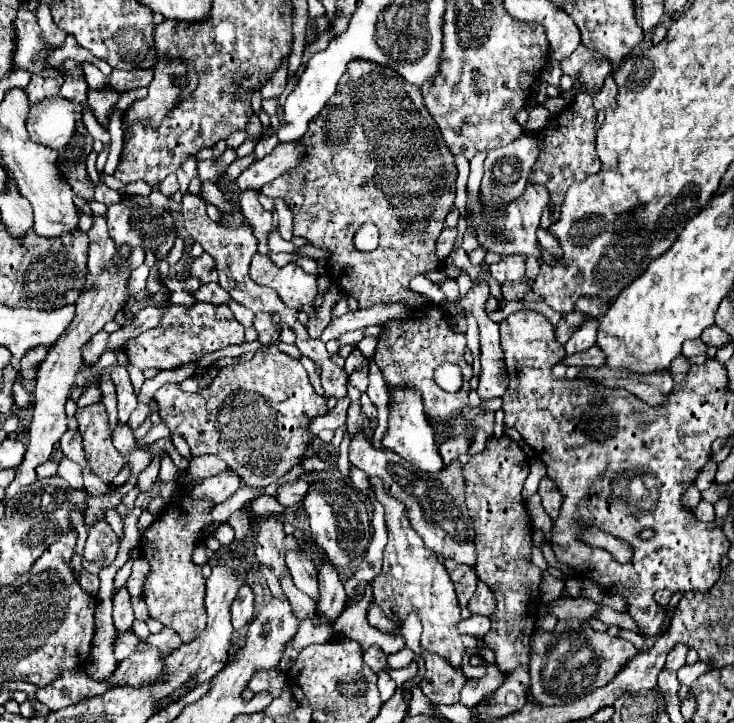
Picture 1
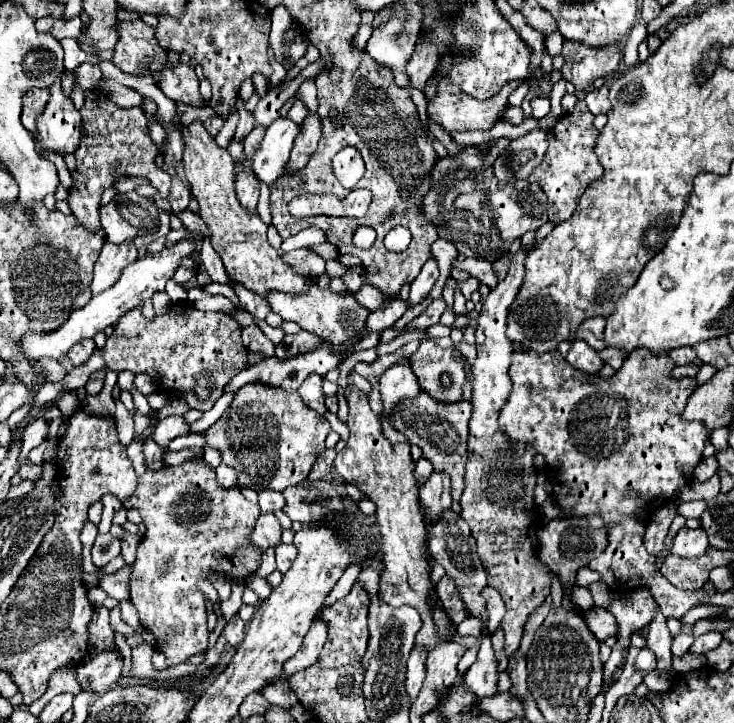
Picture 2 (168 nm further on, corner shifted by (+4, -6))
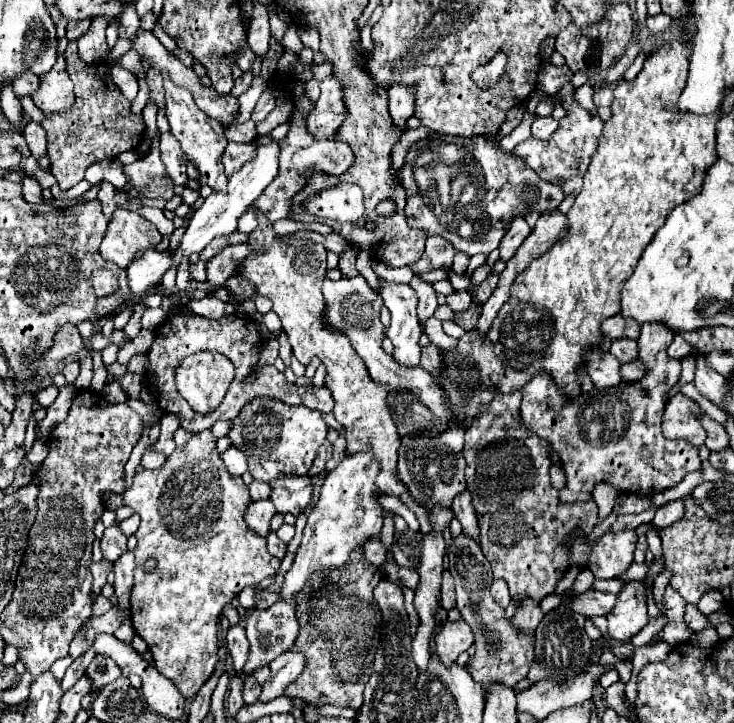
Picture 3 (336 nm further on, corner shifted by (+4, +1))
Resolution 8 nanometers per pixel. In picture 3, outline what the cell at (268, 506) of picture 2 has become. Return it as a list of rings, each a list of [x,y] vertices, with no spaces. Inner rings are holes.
[[[254,480],[248,488],[250,488],[252,500],[266,500],[266,498],[270,498],[270,494],[272,494],[270,484],[264,484],[264,482],[256,482],[256,480]]]

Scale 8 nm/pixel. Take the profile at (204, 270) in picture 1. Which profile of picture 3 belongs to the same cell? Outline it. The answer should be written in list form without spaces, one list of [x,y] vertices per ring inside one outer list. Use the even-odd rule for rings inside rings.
[[[244,244],[226,246],[222,252],[218,252],[212,260],[206,262],[206,278],[208,282],[218,288],[222,286],[232,274],[236,274],[236,264],[248,254],[248,248]]]

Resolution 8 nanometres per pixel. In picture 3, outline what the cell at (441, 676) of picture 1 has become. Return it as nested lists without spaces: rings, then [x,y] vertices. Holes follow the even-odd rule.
[[[458,620],[458,622],[446,622],[444,628],[434,636],[434,642],[436,642],[436,656],[440,658],[440,662],[452,664],[462,652],[466,652],[472,646],[474,636],[468,624],[464,624],[464,620]]]

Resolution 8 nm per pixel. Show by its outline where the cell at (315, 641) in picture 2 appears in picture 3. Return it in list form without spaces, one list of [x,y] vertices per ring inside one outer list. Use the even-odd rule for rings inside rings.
[[[288,650],[280,658],[272,660],[272,664],[270,664],[272,674],[270,674],[268,682],[262,686],[260,700],[268,702],[268,700],[284,694],[284,688],[300,676],[300,672],[304,670],[304,664],[306,664],[306,656],[302,656],[300,652],[294,652],[294,650]]]

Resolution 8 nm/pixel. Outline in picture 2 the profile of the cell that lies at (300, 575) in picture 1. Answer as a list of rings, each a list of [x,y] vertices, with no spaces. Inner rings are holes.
[[[280,543],[276,547],[276,563],[278,563],[278,571],[280,573],[288,571],[288,567],[294,563],[294,559],[296,559],[296,547],[294,545]]]

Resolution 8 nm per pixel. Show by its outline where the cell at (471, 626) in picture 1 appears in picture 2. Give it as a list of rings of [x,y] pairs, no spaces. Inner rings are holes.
[[[480,637],[480,651],[476,663],[466,671],[464,683],[466,687],[476,693],[478,697],[494,697],[498,693],[498,669],[496,669],[496,657],[492,651],[490,637]]]

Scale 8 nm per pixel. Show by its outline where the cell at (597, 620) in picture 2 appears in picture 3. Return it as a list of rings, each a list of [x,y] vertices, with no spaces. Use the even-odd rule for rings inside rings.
[[[628,582],[622,588],[622,600],[606,614],[608,634],[614,640],[630,640],[648,622],[644,586],[640,582]]]

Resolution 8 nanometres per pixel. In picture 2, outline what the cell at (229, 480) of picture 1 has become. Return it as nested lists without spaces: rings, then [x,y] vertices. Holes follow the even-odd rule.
[[[224,463],[216,469],[216,479],[218,479],[218,483],[220,483],[220,485],[224,485],[224,487],[234,487],[234,485],[236,485],[236,481],[238,481],[236,471],[234,471],[232,467],[224,465]]]

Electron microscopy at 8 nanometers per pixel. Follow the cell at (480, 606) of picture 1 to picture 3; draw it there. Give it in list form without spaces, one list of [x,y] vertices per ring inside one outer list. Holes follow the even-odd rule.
[[[494,580],[490,586],[490,592],[496,600],[496,604],[500,604],[502,608],[506,608],[510,604],[510,594],[508,594],[508,584],[504,580]]]

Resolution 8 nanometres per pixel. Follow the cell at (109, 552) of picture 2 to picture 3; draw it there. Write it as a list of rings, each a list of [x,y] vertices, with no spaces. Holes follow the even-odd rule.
[[[118,524],[110,526],[104,530],[104,536],[102,536],[102,542],[100,542],[100,548],[102,548],[102,554],[106,560],[118,560],[118,556],[126,550],[126,534],[120,530]]]

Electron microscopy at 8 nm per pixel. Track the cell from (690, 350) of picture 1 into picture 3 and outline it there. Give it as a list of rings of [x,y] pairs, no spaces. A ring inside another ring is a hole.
[[[678,334],[678,336],[674,336],[674,340],[672,340],[672,344],[668,346],[668,356],[670,358],[676,358],[676,360],[682,360],[684,356],[688,356],[692,352],[692,346]]]

